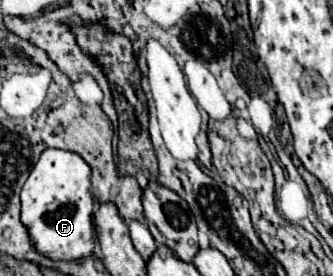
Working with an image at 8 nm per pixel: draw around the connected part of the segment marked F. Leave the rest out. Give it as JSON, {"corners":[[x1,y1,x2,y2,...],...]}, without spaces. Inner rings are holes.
{"corners":[[44,149,38,163,30,171,30,177,26,179,20,199,22,199,22,223,28,227,36,249,50,259,80,259,88,257,94,253,94,223,92,223,92,213,94,213,94,199,90,195,90,167,88,163,64,149]]}

